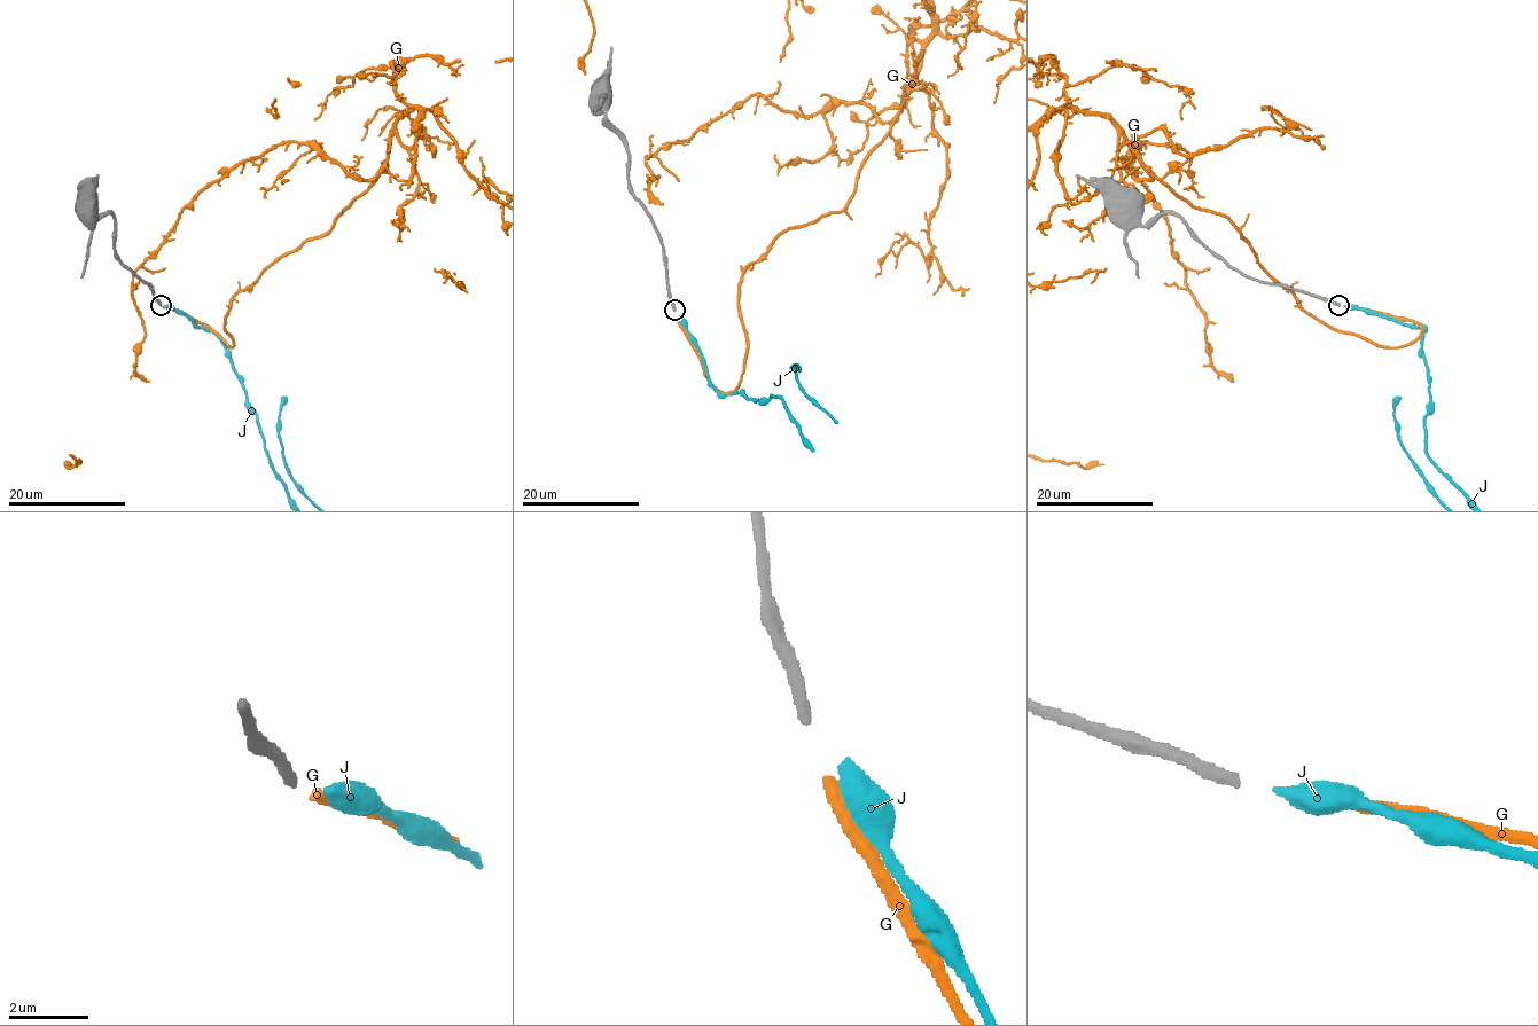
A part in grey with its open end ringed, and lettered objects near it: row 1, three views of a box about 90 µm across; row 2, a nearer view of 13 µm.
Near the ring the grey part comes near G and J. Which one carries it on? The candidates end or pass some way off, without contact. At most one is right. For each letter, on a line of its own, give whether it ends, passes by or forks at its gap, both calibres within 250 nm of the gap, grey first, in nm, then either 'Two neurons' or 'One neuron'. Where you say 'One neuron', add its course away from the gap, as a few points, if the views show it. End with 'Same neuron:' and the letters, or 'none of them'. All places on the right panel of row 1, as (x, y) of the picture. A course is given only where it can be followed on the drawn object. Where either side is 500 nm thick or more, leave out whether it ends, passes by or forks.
G: It ends there. Thickness 300 nm (grey) against 280 nm. One neuron
J: It ends there. Thickness 300 nm (grey) against 440 nm. Two neurons
Same neuron: G

